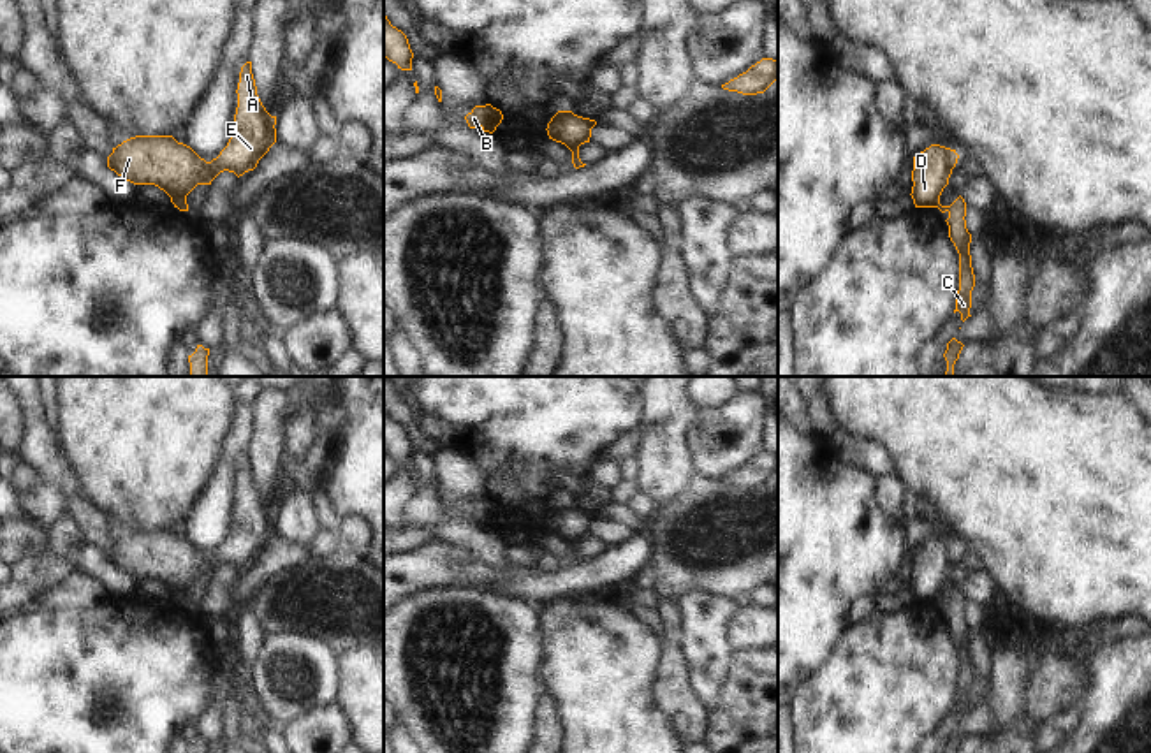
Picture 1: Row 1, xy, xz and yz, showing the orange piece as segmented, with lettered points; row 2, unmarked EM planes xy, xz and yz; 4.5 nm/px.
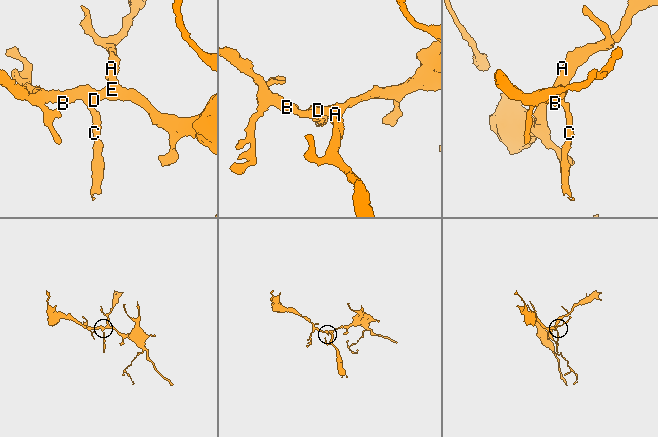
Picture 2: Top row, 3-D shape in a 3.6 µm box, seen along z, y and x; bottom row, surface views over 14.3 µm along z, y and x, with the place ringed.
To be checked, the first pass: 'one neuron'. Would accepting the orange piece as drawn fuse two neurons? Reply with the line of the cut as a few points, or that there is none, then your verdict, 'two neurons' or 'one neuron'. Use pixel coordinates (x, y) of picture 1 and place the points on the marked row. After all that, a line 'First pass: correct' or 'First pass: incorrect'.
cut in xy along (185, 199), (175, 206); two neurons
First pass: incorrect

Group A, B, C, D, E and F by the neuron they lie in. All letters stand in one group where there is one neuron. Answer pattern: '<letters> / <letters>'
A B D E F / C

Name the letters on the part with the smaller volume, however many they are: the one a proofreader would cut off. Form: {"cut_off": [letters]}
{"cut_off": ["C"]}

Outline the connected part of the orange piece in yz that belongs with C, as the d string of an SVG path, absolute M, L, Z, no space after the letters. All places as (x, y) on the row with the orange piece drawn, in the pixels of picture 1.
M959 195L950 206L938 206L942 213L949 213L945 220L949 225L949 238L954 243L959 253L959 290L956 299L956 311L961 313L961 320L964 322L970 315L971 308L971 290L975 287L975 274L971 267L970 243L971 234L966 229L966 202Z

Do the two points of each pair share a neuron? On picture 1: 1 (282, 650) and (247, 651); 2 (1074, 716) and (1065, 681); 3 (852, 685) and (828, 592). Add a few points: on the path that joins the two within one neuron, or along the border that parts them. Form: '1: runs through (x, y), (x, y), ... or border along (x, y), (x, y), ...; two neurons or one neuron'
1: border along (266, 634), (250, 665); two neurons
2: border along (1079, 709), (1060, 709), (1049, 722); two neurons
3: border along (850, 625), (831, 655), (815, 671); two neurons

